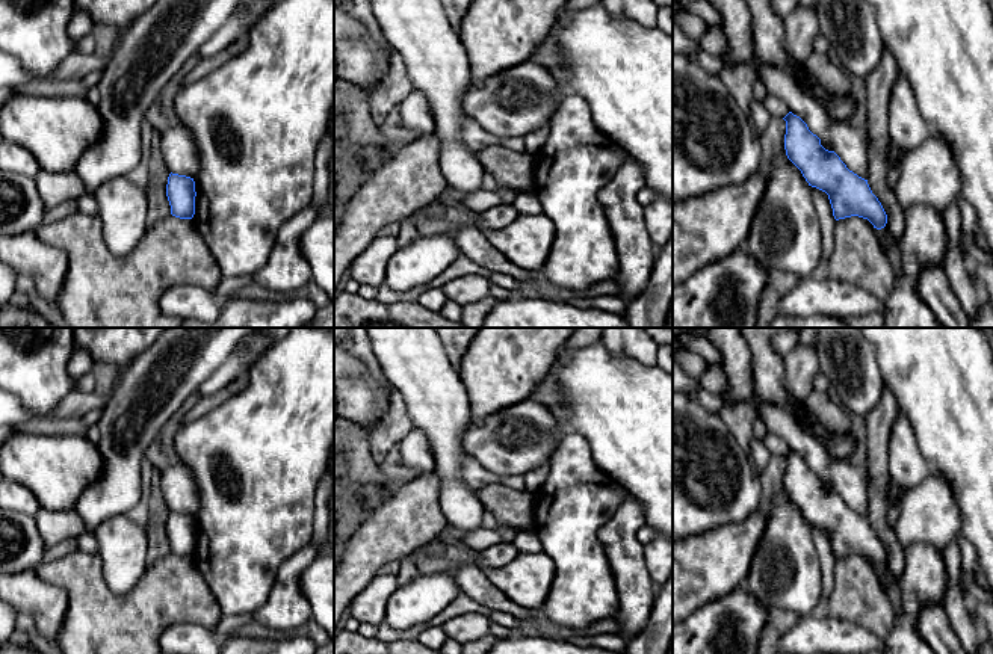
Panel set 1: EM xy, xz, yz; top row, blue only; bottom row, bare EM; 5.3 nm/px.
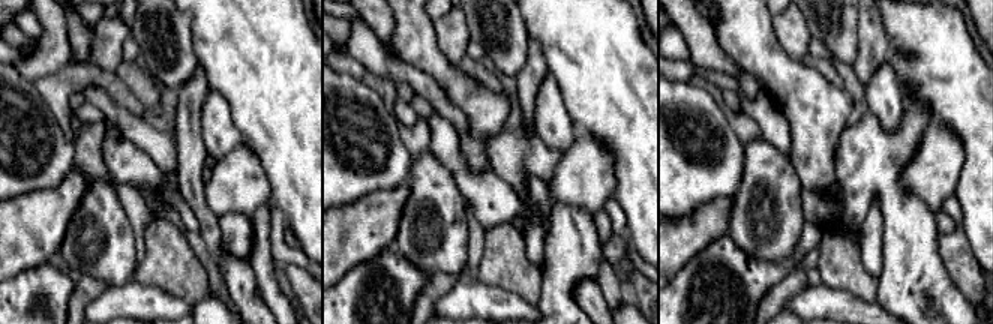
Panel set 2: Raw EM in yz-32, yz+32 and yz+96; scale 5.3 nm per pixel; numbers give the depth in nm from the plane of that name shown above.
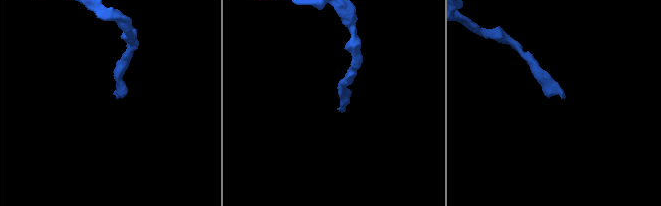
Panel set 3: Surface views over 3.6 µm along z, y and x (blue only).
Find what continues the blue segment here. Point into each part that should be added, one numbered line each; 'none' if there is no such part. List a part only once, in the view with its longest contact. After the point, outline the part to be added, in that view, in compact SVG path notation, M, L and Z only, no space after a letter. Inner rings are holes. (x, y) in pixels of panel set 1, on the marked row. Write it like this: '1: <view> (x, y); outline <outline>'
none

